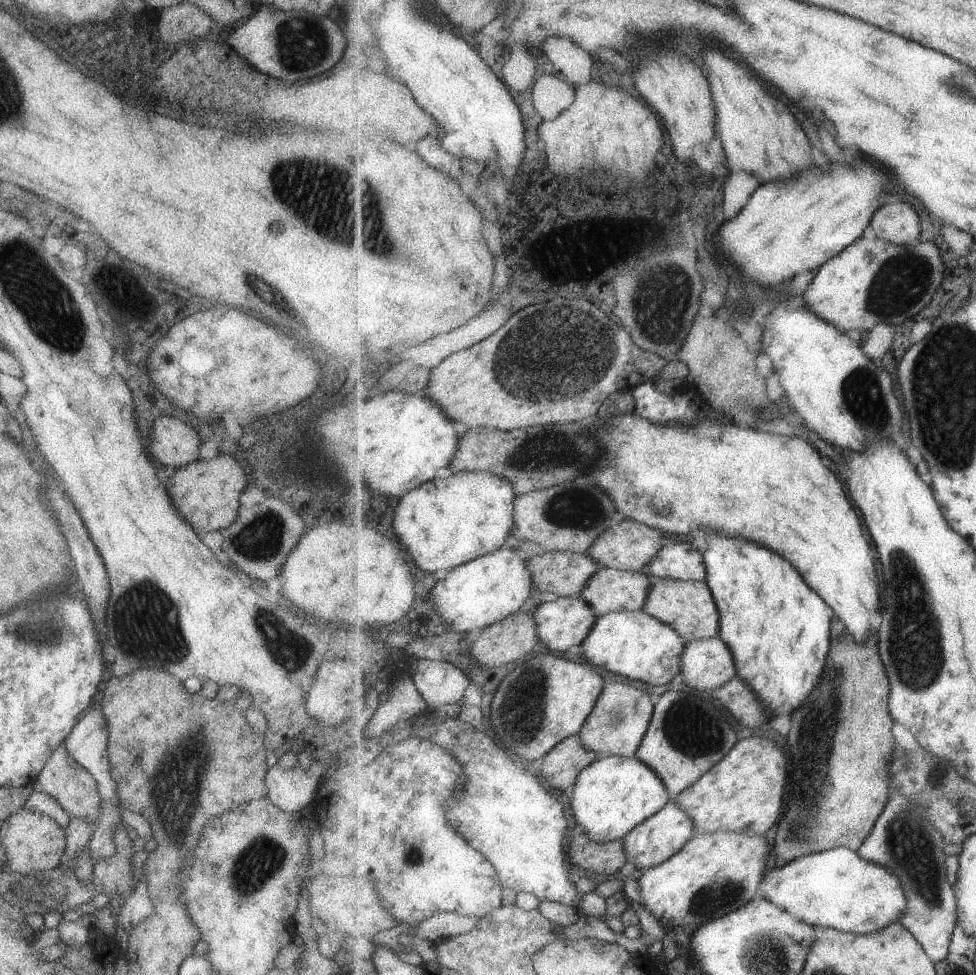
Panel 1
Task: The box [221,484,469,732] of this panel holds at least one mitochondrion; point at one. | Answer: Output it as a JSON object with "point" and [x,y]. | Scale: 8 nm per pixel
{"point":[263,539]}

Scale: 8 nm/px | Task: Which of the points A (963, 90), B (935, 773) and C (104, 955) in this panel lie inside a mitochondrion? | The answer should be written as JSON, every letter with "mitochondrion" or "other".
{"A":"mitochondrion","B":"mitochondrion","C":"other"}

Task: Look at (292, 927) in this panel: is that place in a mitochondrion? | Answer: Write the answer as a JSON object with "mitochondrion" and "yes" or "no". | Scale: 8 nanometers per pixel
{"mitochondrion":"no"}

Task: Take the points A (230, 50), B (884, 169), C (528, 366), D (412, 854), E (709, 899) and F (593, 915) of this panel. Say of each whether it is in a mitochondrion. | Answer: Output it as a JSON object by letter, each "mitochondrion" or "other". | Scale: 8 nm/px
{"A":"other","B":"other","C":"mitochondrion","D":"mitochondrion","E":"mitochondrion","F":"other"}

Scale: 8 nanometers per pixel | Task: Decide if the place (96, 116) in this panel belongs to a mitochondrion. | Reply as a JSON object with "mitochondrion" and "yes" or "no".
{"mitochondrion":"no"}

